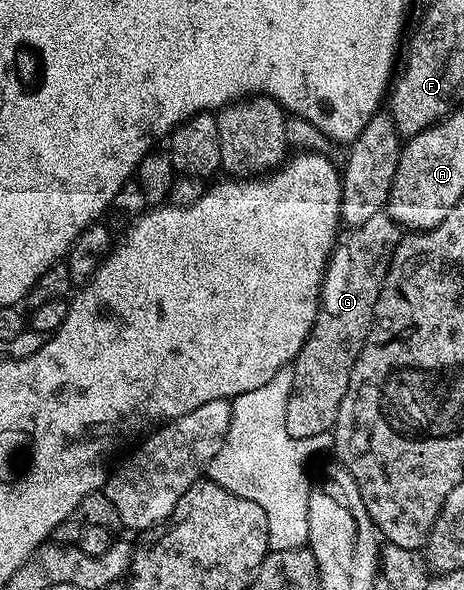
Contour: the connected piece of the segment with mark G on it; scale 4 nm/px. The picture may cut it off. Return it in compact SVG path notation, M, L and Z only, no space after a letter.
M384 211L375 214L375 218L367 218L363 226L346 227L338 235L333 253L329 255L329 265L325 267L325 281L321 283L321 307L317 310L317 321L291 365L293 389L285 411L287 434L302 440L315 438L332 429L339 414L339 402L343 402L343 394L347 394L347 382L351 382L351 370L359 358L369 328L373 325L379 290L383 286L393 251L397 249L402 235L402 229Z

